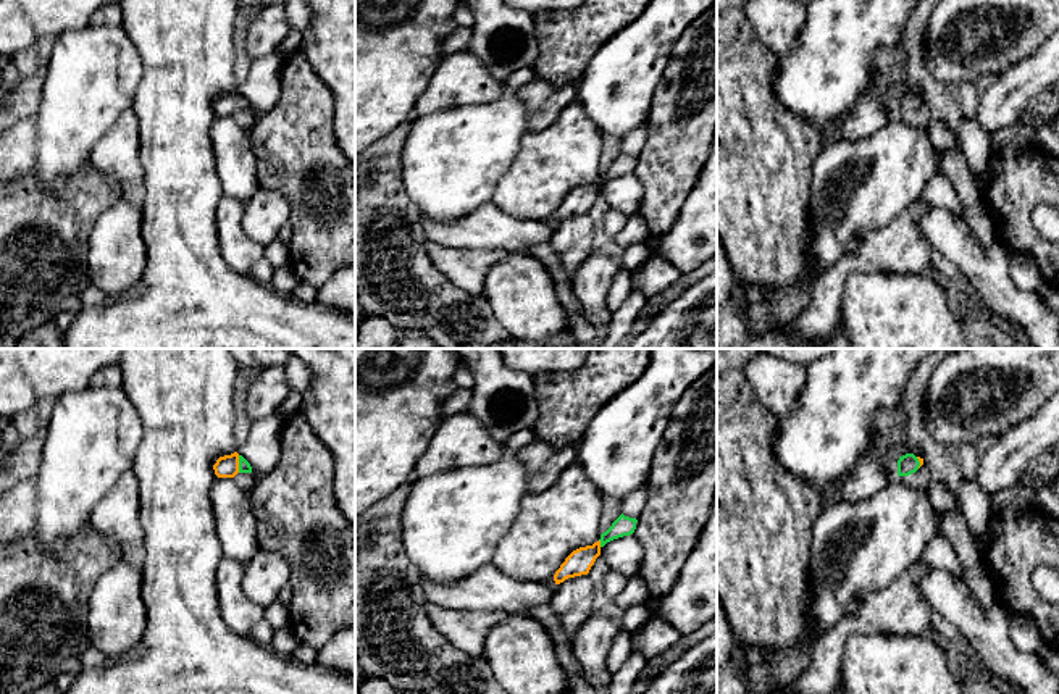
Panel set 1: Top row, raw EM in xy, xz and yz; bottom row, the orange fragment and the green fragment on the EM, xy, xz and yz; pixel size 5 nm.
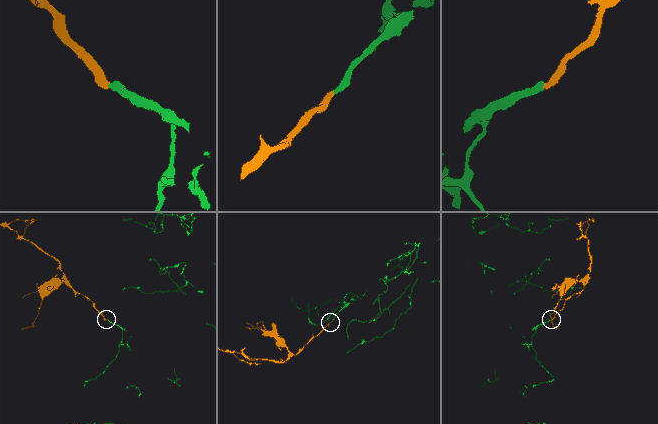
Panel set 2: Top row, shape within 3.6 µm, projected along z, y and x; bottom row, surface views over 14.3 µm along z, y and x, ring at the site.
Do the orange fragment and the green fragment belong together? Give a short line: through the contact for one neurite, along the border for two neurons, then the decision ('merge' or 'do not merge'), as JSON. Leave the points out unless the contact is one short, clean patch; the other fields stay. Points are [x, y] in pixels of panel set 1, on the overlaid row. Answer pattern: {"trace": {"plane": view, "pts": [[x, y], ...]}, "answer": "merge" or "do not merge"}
{"trace": {"plane": "xy", "pts": [[226, 467], [238, 464], [244, 467]]}, "answer": "merge"}

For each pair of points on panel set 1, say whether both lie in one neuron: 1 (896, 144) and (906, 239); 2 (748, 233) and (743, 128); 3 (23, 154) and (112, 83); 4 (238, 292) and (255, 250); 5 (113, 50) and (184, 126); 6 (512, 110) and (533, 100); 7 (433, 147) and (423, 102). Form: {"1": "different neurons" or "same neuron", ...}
{"1": "different neurons", "2": "same neuron", "3": "different neurons", "4": "different neurons", "5": "different neurons", "6": "different neurons", "7": "different neurons"}

